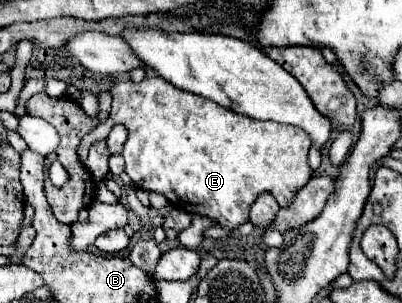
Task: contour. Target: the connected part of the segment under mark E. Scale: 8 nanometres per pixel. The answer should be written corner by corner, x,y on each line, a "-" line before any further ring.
149,74
139,84
133,84
131,80
115,82
111,96
111,118
115,124
123,122
129,130
129,138
123,146
125,172
137,188
163,194
183,212
207,216
225,228
239,228
249,220
249,208
259,194
269,192
279,206
287,208
291,206
295,194
313,178
313,170
307,162
311,138
301,128
271,120
253,120
223,108
213,100
179,90
155,74

